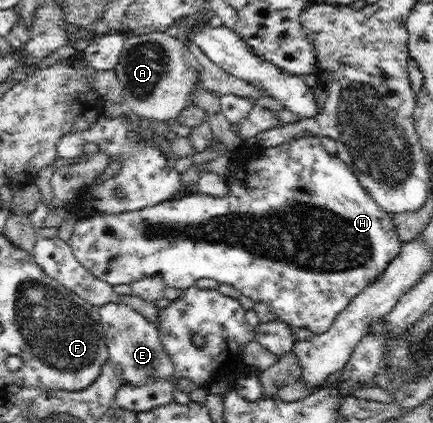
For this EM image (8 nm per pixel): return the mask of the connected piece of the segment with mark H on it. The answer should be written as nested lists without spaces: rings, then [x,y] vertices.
[[[305,134],[294,137],[292,141],[285,142],[270,148],[258,147],[253,153],[248,153],[241,161],[236,158],[234,167],[228,176],[228,194],[226,196],[214,197],[204,193],[185,193],[178,197],[151,207],[144,207],[140,210],[126,211],[120,214],[96,214],[90,218],[80,218],[74,226],[74,231],[68,241],[72,247],[76,260],[92,272],[93,276],[103,282],[109,283],[112,287],[116,285],[132,285],[142,277],[160,276],[167,287],[182,289],[196,285],[196,281],[201,278],[213,278],[219,284],[232,285],[244,296],[257,302],[268,303],[278,318],[288,325],[307,328],[316,335],[326,332],[334,320],[350,306],[350,302],[360,295],[366,288],[376,282],[378,277],[382,277],[384,269],[394,260],[400,252],[401,240],[398,238],[396,227],[394,226],[392,214],[384,212],[376,201],[368,194],[368,191],[360,184],[351,168],[337,155],[326,151],[322,147],[322,135]]]

